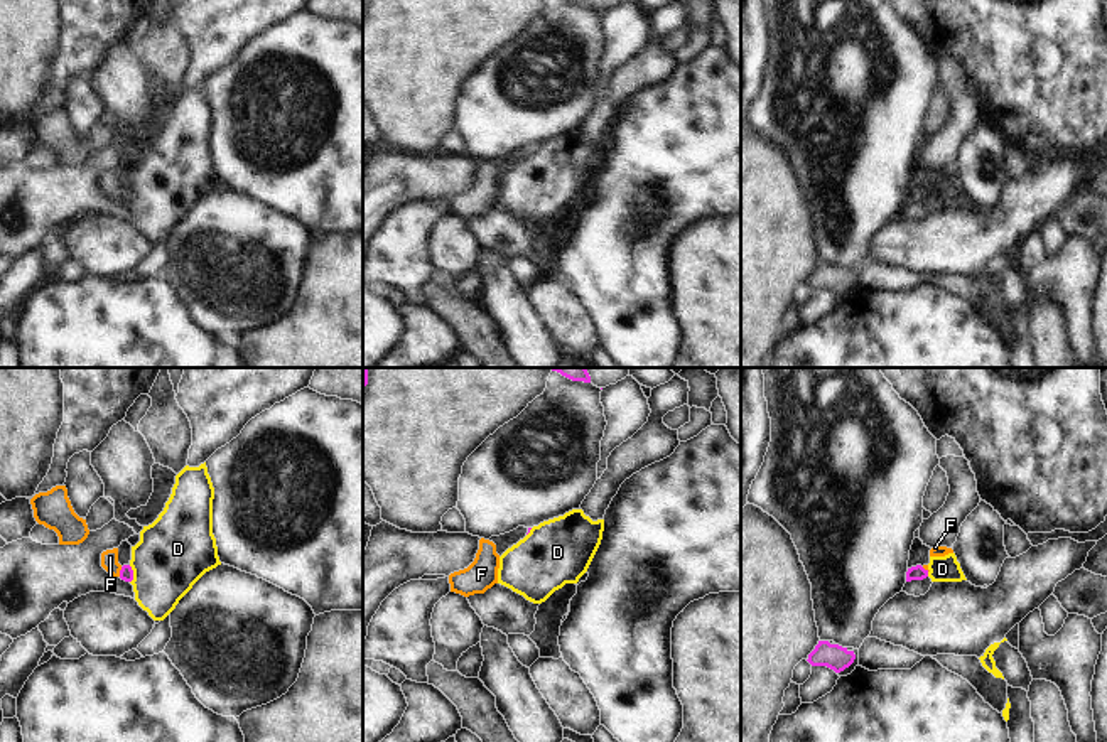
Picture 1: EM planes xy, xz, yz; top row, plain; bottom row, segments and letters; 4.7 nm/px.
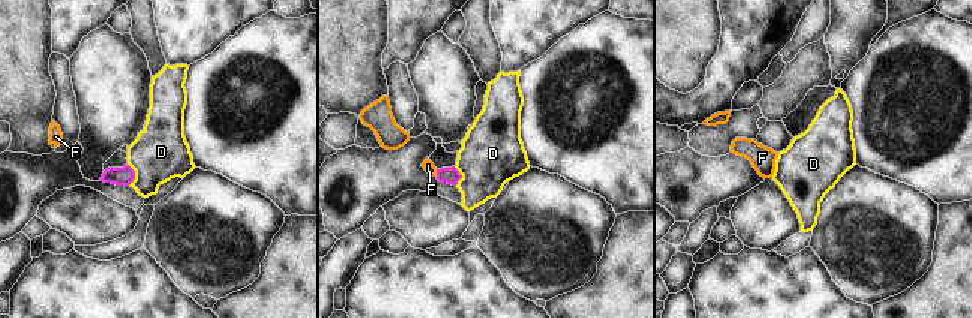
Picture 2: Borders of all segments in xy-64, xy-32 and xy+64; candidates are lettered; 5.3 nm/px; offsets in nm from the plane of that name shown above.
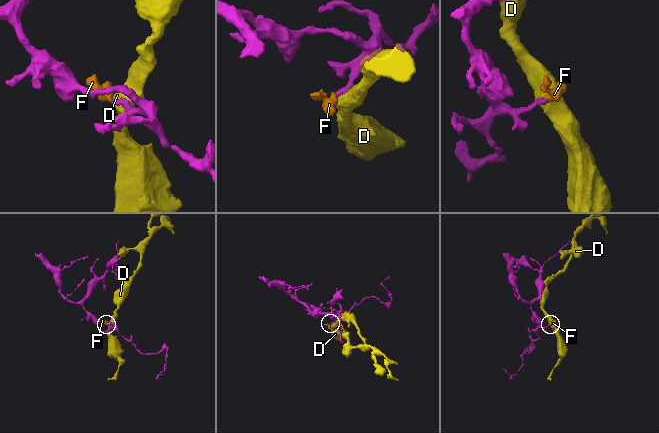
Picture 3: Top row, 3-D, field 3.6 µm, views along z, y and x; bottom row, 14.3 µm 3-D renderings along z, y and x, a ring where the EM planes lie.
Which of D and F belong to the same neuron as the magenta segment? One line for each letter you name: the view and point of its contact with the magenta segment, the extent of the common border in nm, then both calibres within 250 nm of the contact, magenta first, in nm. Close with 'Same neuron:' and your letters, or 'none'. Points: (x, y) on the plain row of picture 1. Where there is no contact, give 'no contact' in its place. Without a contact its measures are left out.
F: xy (120, 194) | 50 nm | 60/80 nm
Same neuron: F

